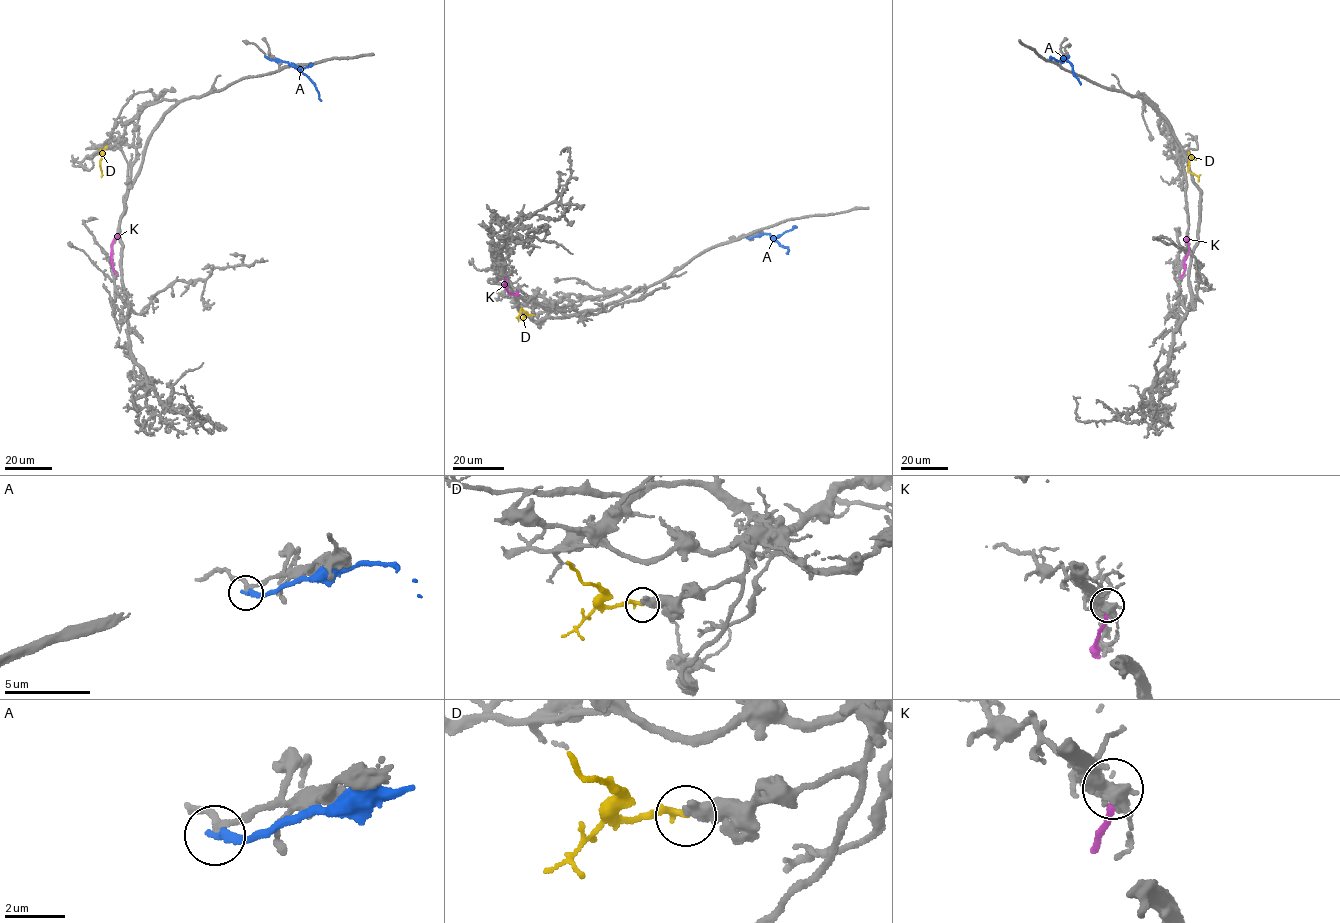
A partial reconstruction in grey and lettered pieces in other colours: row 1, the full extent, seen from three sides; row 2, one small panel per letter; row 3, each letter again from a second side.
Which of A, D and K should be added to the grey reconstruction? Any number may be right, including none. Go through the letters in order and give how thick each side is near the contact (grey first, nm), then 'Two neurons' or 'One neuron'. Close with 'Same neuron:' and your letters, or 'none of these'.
A: Thickness 200 nm (grey) against 280 nm. Two neurons
D: Thickness 400 nm (grey) against 280 nm. Two neurons
K: Thickness 440 nm (grey) against 240 nm. Two neurons
Same neuron: none of these

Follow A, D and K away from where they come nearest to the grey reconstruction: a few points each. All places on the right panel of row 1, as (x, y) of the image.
A: (1068, 55), (1061, 57), (1072, 67), (1080, 84)
D: (1188, 153), (1187, 171), (1198, 177), (1198, 181)
K: (1180, 277), (1188, 251), (1186, 237)

